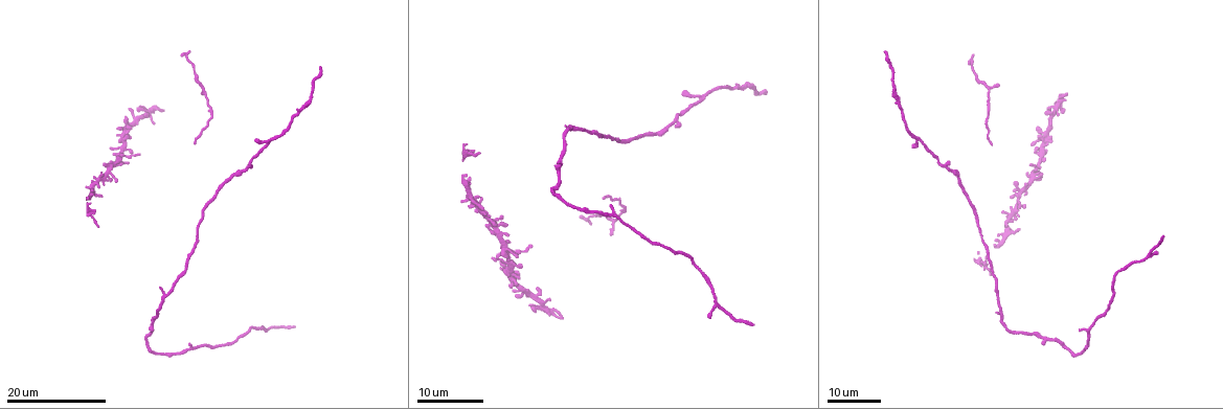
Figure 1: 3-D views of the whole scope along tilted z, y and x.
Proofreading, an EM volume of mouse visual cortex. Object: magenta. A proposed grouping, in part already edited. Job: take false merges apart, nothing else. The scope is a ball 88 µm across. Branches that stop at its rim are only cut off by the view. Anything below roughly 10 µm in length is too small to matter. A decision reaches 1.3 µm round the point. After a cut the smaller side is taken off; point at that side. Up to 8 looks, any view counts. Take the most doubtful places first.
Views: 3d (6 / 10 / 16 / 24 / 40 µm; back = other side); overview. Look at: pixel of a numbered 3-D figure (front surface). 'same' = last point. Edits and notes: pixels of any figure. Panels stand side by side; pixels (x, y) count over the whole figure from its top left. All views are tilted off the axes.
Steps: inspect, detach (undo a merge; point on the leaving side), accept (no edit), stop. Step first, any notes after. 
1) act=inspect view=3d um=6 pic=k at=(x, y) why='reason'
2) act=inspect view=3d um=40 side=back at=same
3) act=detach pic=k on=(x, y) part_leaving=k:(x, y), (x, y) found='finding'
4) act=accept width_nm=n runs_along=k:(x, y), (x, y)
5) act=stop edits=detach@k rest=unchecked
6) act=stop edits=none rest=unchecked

act=inspect view=3d um=24 pic=1 at=(1002, 315) why='a fork'

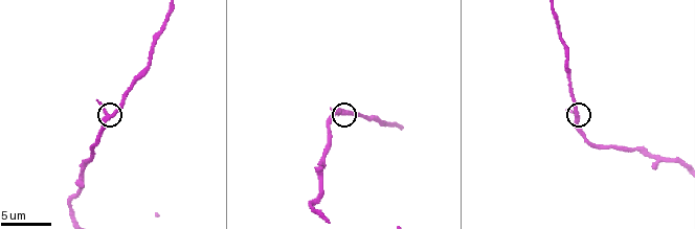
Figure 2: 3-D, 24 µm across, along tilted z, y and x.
act=inspect view=3d um=6 pic=2 at=(108, 118) why='zoom in'

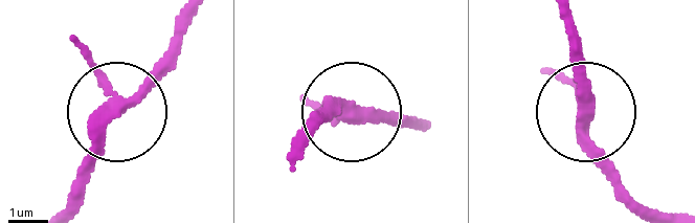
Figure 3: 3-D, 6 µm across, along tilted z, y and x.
act=accept side_arm_um=61 found='continuous, no second neuron'

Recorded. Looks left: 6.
act=inspect view=3d um=24 pic=1 at=(193, 348) why='three-way junction'

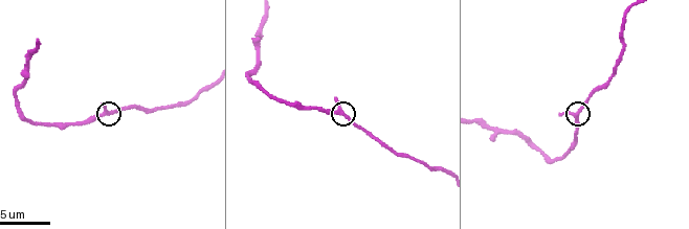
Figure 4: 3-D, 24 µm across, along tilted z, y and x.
act=inspect view=3d um=10 pic=4 at=(577, 112)

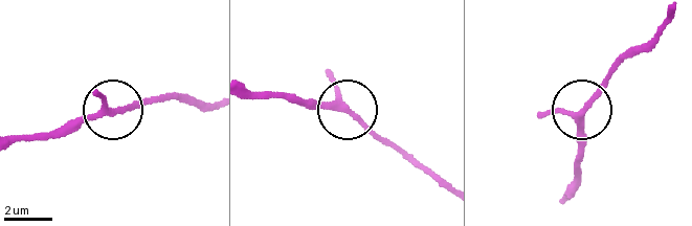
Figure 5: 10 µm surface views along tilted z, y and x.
act=accept runs_along=5:(13, 138), (54, 138), (90, 118), (164, 95) found='one neuron here'

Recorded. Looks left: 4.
act=inspect view=3d um=16 pic=1 at=(615, 221) why='three-way junction'

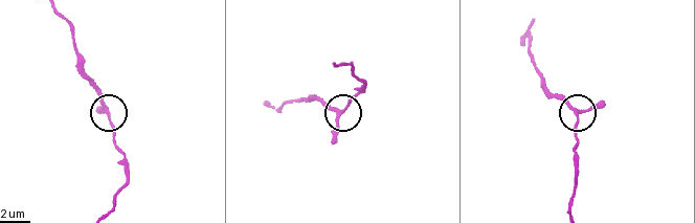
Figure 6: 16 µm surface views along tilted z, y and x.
act=inspect view=3d um=6 pic=6 at=(577, 111)

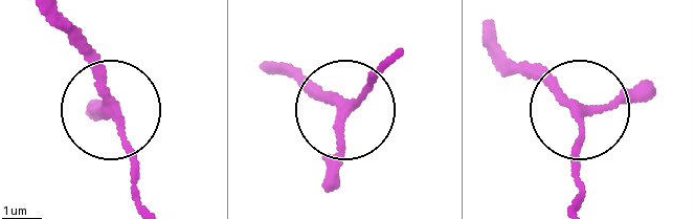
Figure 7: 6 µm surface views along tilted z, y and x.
act=accept width_nm=180 found='one neuron here'

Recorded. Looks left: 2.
act=inspect view=3d um=24 pic=1 at=(108, 171) why='narrows sharply'

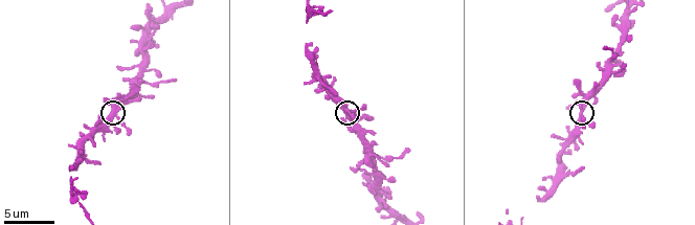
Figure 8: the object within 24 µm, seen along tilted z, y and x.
act=inspect view=3d um=6 pic=8 at=(111, 114)

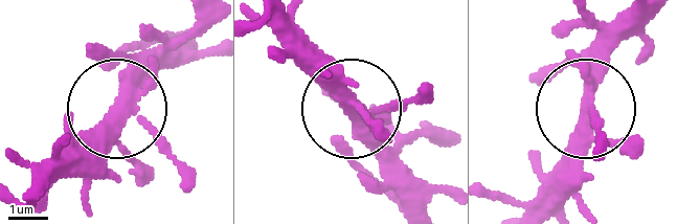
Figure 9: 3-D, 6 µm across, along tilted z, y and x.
act=accept found='all the same neuron'

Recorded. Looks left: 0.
act=stop edits=none rest=unchecked

